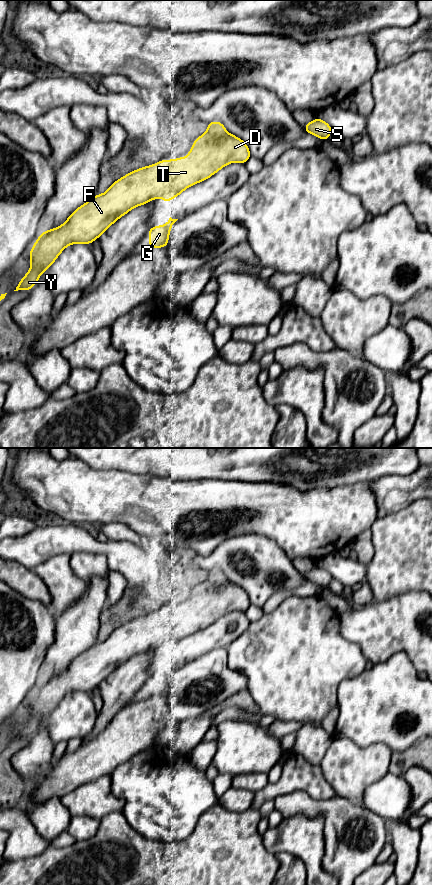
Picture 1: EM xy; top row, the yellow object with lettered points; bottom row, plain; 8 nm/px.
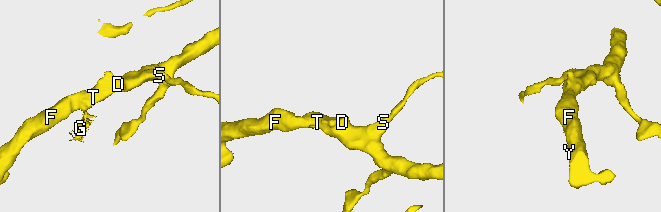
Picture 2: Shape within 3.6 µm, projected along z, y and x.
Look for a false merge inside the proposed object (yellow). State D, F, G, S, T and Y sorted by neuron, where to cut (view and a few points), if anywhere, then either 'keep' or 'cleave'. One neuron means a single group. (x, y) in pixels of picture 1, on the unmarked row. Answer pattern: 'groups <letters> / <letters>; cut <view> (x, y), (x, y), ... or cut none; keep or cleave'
groups D F G S T Y; cut none; keep

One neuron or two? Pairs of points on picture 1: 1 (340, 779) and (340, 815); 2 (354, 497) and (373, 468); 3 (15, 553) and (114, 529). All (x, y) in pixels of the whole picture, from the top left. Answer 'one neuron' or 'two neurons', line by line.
1: two neurons
2: two neurons
3: two neurons

